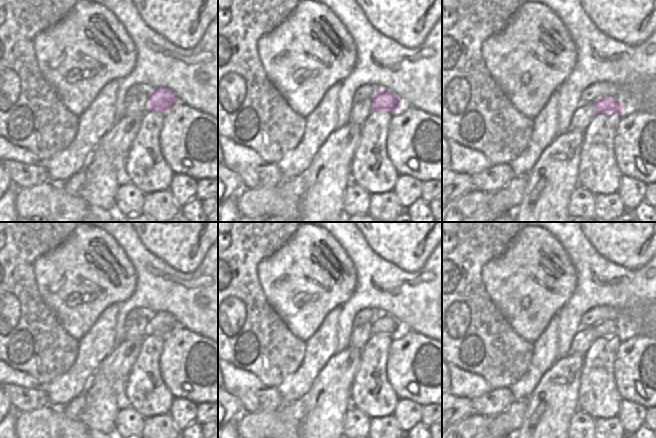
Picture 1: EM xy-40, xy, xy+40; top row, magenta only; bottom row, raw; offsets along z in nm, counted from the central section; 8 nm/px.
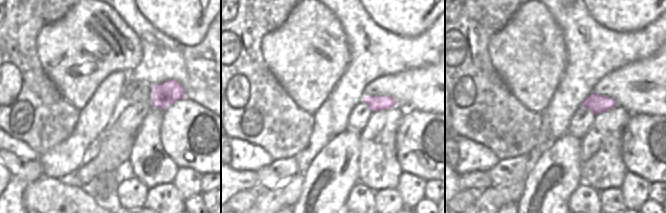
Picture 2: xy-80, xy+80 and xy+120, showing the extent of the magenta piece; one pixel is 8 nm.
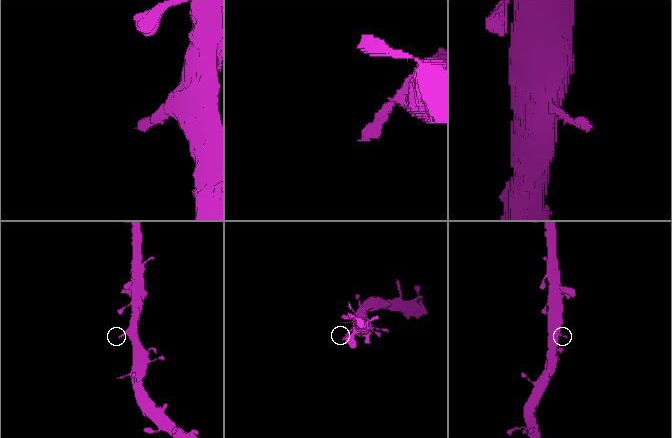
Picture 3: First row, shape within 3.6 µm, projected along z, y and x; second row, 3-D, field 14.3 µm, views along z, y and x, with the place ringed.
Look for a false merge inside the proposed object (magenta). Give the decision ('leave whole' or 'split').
leave whole

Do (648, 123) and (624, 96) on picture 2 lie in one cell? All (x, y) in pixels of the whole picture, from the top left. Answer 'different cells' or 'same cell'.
different cells

